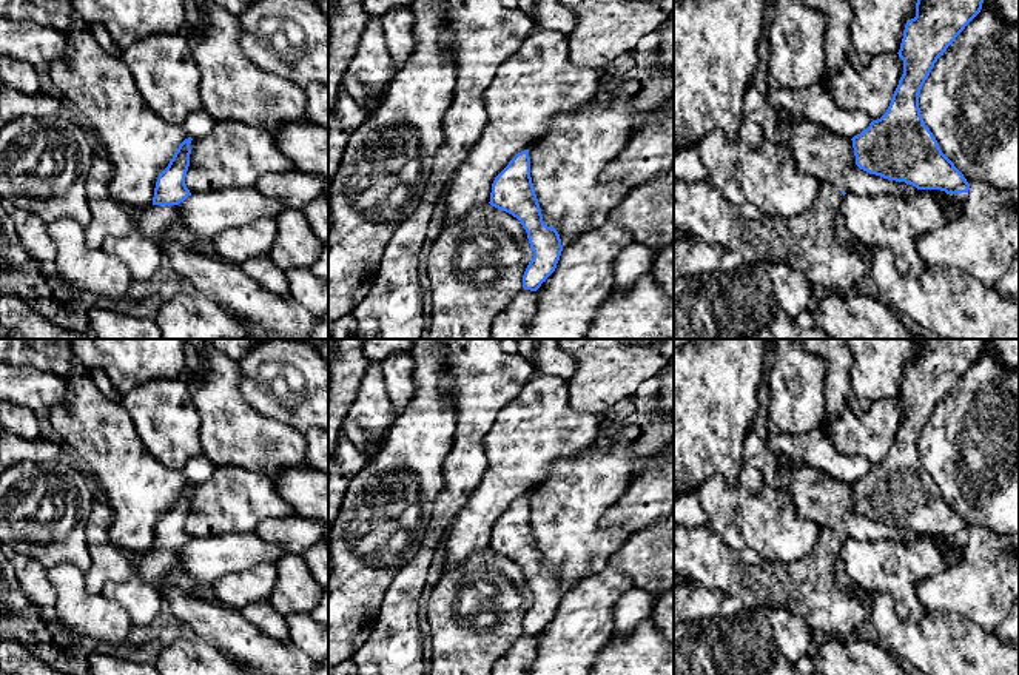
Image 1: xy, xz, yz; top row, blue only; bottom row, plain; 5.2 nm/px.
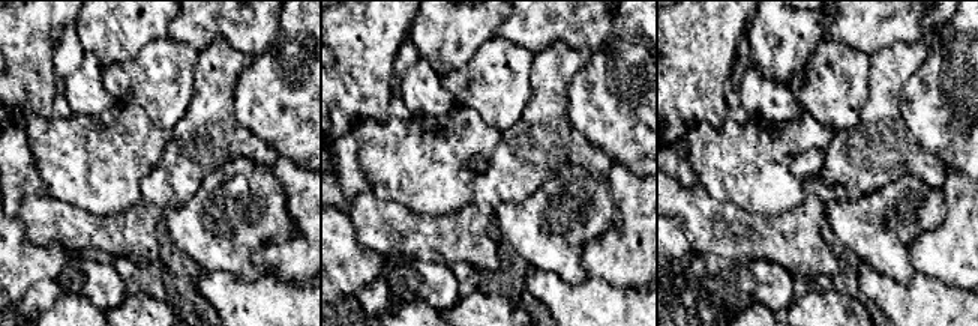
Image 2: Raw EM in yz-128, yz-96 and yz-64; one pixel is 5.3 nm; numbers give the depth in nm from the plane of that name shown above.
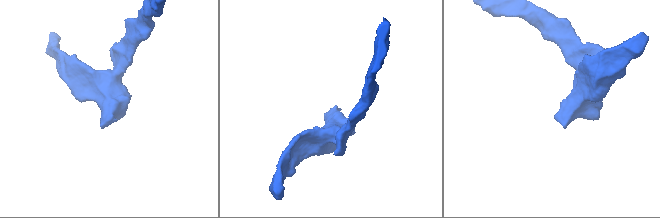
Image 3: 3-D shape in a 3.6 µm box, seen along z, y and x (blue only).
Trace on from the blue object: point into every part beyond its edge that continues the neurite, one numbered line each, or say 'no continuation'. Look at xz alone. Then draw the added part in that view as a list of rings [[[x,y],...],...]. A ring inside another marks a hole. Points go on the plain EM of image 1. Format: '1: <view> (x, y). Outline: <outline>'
no continuation

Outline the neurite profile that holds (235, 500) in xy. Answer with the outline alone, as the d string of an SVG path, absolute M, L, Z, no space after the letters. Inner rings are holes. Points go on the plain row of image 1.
M217 467L210 479L193 484L185 530L191 539L253 532L264 519L293 515L274 481L244 467Z

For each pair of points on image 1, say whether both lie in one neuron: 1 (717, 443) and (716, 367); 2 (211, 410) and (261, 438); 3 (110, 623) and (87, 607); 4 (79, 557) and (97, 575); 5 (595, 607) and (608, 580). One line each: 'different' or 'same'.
1: same
2: same
3: same
4: different
5: same

